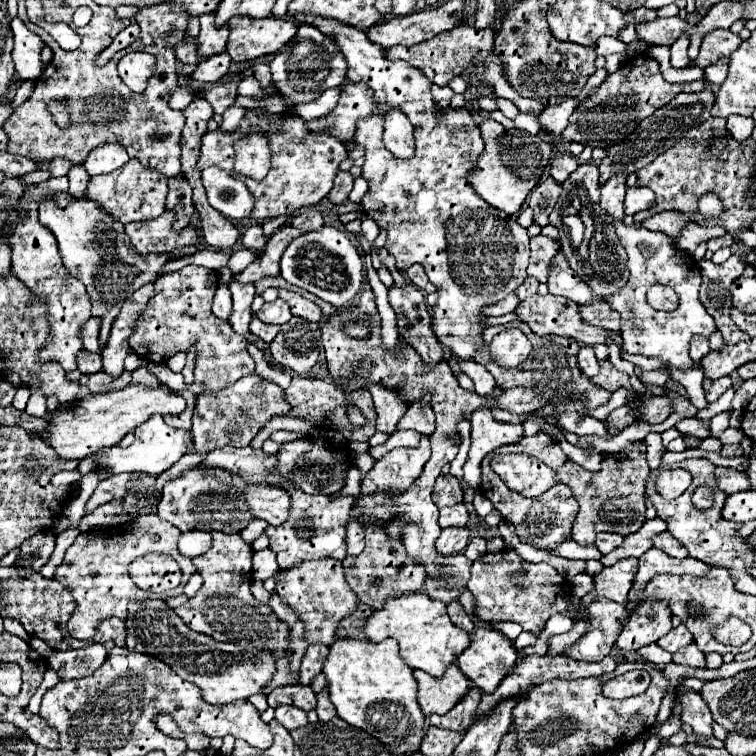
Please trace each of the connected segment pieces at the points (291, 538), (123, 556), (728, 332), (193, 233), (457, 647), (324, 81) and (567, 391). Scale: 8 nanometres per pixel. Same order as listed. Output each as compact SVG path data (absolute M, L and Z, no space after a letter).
M286 486L286 492L290 492L292 496L292 514L288 522L284 522L284 526L270 526L266 530L266 536L270 538L270 548L278 554L280 570L288 570L300 562L318 560L318 558L344 560L346 528L342 524L350 516L352 512L350 508L356 502L356 498L330 500L328 496L308 496L300 490L292 490L292 486Z
M146 514L146 516L138 516L138 518L134 518L134 520L130 520L130 522L124 522L124 524L120 524L120 526L112 526L112 528L104 528L104 530L90 530L90 532L82 532L76 540L74 540L74 544L66 550L66 556L64 556L64 562L62 562L62 566L58 566L58 570L56 570L56 576L54 576L54 580L58 580L58 582L62 582L64 586L68 586L70 590L72 590L72 594L74 594L74 598L76 598L76 610L74 610L74 614L72 614L72 618L70 618L70 622L68 622L68 630L70 630L70 634L74 636L74 638L78 638L78 640L90 640L92 638L92 634L96 632L96 624L100 624L104 618L108 618L108 616L118 616L118 618L126 618L128 616L128 602L132 602L132 600L142 600L142 598L146 598L148 594L144 592L144 590L140 590L134 582L132 582L132 578L130 578L130 574L128 574L128 564L134 560L134 558L138 558L138 556L144 556L144 554L148 554L148 552L162 552L162 554L170 554L170 556L174 556L174 560L180 564L180 568L184 570L183 578L185 578L185 584L181 584L178 587L182 588L181 594L183 593L183 588L188 582L188 572L190 574L194 574L196 572L196 566L192 564L192 560L190 558L186 558L186 556L182 556L180 552L178 552L178 538L180 538L180 530L176 528L176 526L172 526L170 522L166 522L166 520L162 520L162 518L158 518L156 514Z
M730 256L724 264L702 260L700 268L702 268L700 302L704 304L706 312L716 320L716 326L724 336L724 344L738 344L742 340L750 340L750 336L742 332L730 318L732 310L730 286L744 272L744 264L740 262L740 258Z
M168 210L160 218L126 224L124 232L140 254L170 252L198 242L198 230L192 226L184 234L172 234L172 212Z
M412 592L400 598L392 598L384 610L376 610L366 620L366 636L372 642L394 638L400 644L400 656L414 670L424 670L434 678L440 678L450 664L468 648L470 634L454 626L446 614L446 604L432 600L428 594Z
M300 24L296 36L276 54L274 62L270 64L270 72L274 76L276 90L292 100L292 104L312 102L316 100L324 90L338 88L346 80L346 62L340 50L336 50L336 44L332 38L320 34L314 26Z
M514 320L510 324L506 324L506 328L520 328L530 344L532 344L532 352L530 356L518 366L518 368L500 368L498 364L492 362L490 354L488 354L488 344L484 342L484 346L474 354L474 362L480 362L482 366L486 366L486 370L494 376L496 384L504 390L508 388L516 388L516 386L524 386L524 388L530 388L530 390L536 390L536 394L544 394L548 396L548 400L554 404L554 402L560 402L560 398L568 400L570 394L574 392L584 392L586 396L580 400L580 402L572 402L572 404L564 404L564 406L556 406L554 404L554 418L558 418L560 412L582 412L586 414L590 408L596 408L596 406L602 406L610 400L610 392L606 390L600 390L596 388L588 378L584 378L584 374L580 374L578 370L578 362L576 362L576 356L578 356L578 342L572 342L572 338L560 338L560 336L536 336L528 330L528 326L524 326L522 322Z

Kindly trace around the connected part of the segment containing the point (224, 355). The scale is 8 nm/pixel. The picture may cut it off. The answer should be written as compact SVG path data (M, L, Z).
M186 266L178 272L170 272L170 274L162 274L158 278L158 282L154 284L156 288L156 296L152 298L152 302L148 302L144 314L138 318L136 322L136 330L130 336L130 348L144 358L146 362L166 362L168 358L172 358L178 352L188 352L190 346L196 348L196 368L194 368L194 382L198 384L206 384L206 392L216 392L222 390L226 386L230 386L232 382L254 374L254 360L248 354L248 340L238 336L230 322L220 320L212 314L210 306L212 306L212 298L214 292L218 288L218 274L214 270L208 268L200 268L200 266Z

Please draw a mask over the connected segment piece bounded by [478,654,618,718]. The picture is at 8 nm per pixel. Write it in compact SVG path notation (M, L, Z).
M524 656L520 666L516 666L516 674L508 674L508 678L498 686L496 694L482 694L482 702L478 706L478 718L482 718L484 714L490 714L492 706L512 694L518 694L524 686L534 686L534 684L540 684L540 682L546 682L546 680L552 680L552 678L564 678L564 680L576 680L576 678L588 678L588 676L604 676L608 672L612 672L616 668L616 660L612 656L596 662L596 664L590 664L590 662L576 662L572 658L564 658L564 656Z

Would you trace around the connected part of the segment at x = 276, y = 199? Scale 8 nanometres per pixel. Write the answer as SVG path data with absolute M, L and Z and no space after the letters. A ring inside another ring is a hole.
M286 112L278 124L278 134L270 134L272 170L266 180L254 182L254 188L262 190L262 214L250 214L254 222L264 222L274 216L294 214L304 206L314 206L332 188L338 174L338 164L348 158L348 152L340 140L330 134L308 132L300 116Z

